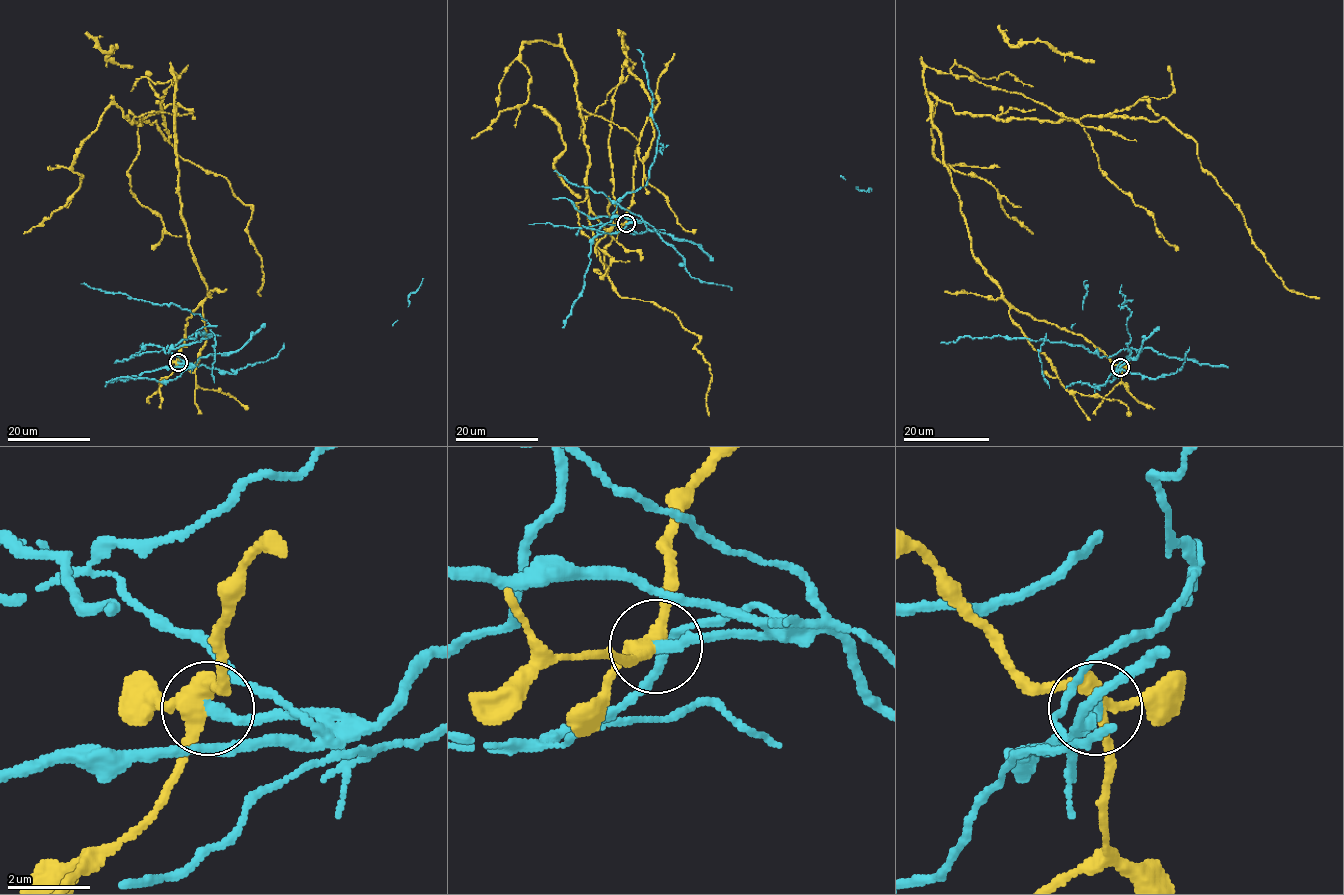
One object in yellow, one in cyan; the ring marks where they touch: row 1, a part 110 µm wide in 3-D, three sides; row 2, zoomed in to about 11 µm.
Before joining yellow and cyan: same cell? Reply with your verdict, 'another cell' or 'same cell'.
another cell

